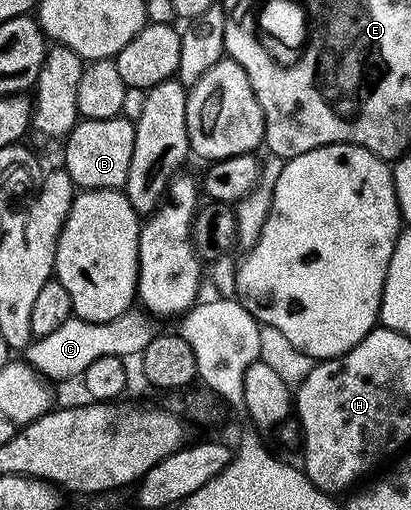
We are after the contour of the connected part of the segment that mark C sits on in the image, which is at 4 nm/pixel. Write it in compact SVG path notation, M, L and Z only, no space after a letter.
M126 311L116 320L106 322L86 322L72 316L51 335L31 341L24 351L25 361L44 378L53 381L81 377L88 365L100 356L118 356L123 360L128 356L137 357L154 338L156 328L153 328L153 321L145 313L135 312Z

